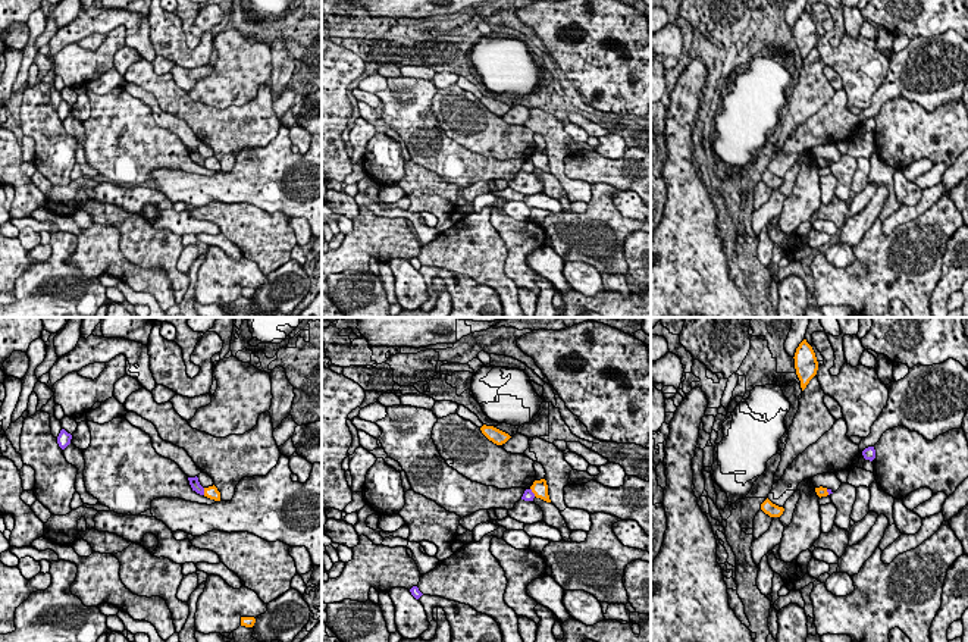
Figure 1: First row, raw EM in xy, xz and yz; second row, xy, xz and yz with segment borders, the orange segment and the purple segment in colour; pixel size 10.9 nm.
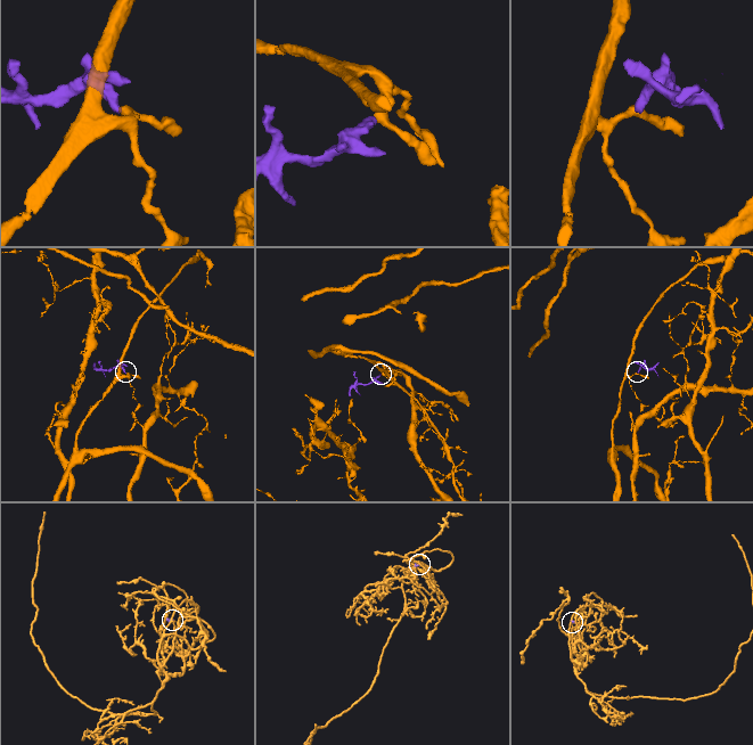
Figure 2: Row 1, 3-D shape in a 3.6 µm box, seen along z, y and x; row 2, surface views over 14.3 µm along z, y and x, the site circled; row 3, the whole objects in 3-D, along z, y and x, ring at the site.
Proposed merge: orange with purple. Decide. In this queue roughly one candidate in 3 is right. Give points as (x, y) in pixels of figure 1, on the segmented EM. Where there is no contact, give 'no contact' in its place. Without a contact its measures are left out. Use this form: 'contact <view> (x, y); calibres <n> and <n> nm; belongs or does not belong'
contact xy (204, 491); calibres 140 and 100 nm; does not belong

